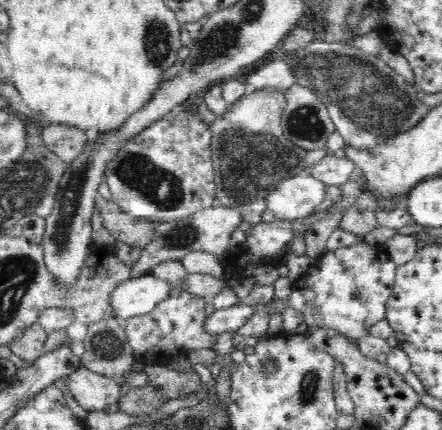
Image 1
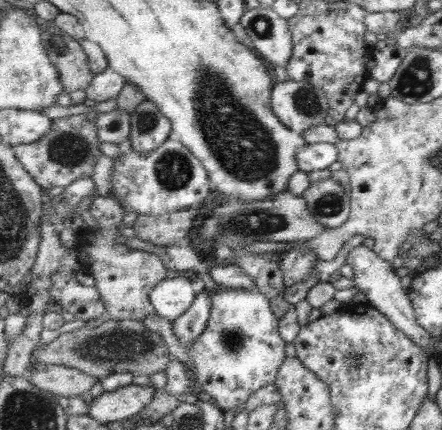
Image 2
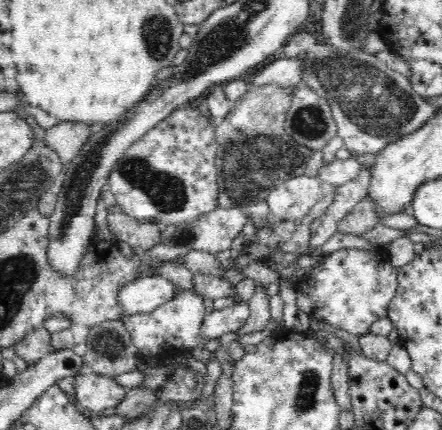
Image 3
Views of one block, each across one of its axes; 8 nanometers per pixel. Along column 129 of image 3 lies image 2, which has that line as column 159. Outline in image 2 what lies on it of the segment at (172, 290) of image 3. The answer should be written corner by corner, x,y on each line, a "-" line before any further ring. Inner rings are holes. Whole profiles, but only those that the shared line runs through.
177,276
161,282
153,290
151,300
157,306
159,316
165,316
171,322
177,322
193,308
193,304
199,300
199,294
195,292
193,282
189,278

